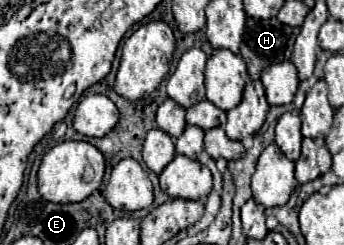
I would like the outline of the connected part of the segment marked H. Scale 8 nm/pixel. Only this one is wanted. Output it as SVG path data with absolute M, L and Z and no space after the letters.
M278 18L270 20L246 20L246 32L240 46L242 58L246 58L248 74L252 80L260 80L260 72L274 64L288 60L294 50L294 40L300 28L286 26Z

